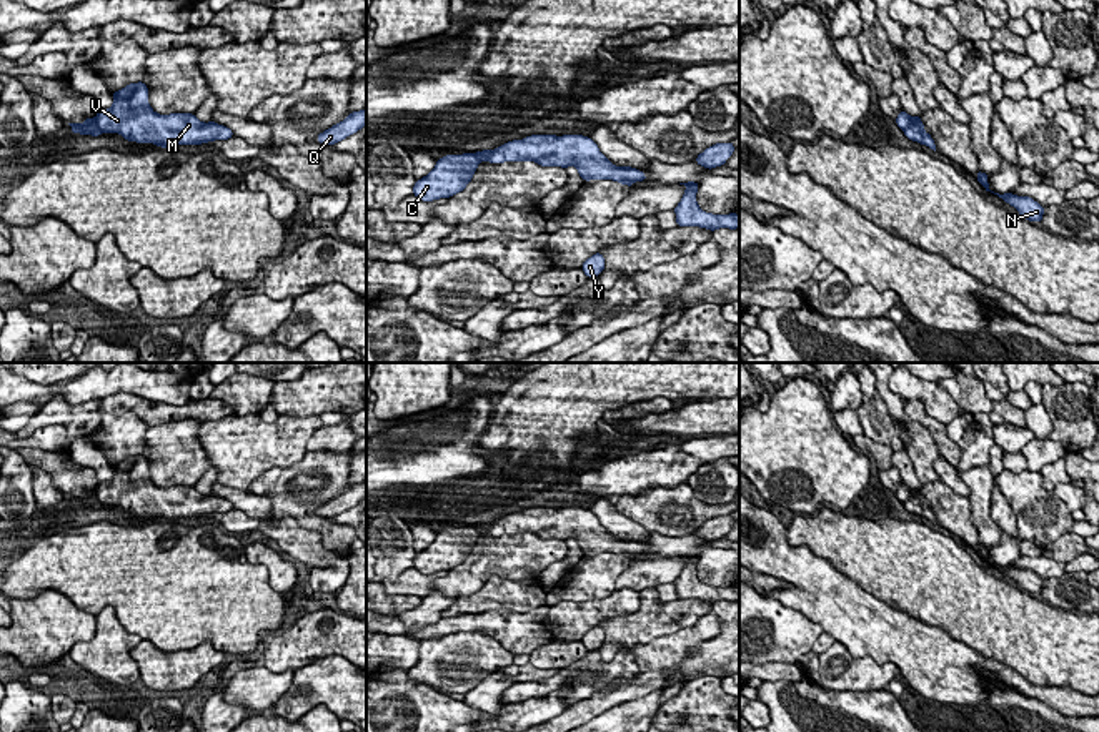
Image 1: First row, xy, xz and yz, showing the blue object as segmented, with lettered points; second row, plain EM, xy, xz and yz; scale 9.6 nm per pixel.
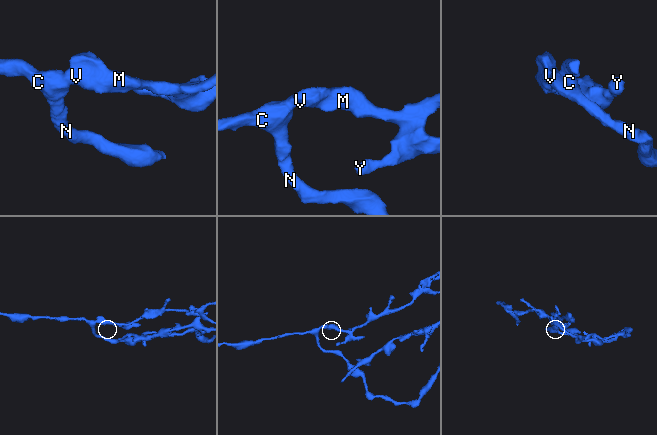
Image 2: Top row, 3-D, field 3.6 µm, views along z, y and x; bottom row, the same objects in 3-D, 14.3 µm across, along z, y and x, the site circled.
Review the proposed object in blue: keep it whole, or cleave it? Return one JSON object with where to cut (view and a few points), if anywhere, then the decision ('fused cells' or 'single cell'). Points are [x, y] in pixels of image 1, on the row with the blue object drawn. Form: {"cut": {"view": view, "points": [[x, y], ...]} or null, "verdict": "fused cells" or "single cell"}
{"cut": {"view": "xy", "points": [[95, 117], [95, 123], [102, 132]]}, "verdict": "fused cells"}

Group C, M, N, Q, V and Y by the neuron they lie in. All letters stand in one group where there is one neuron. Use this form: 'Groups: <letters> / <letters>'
Groups: C N / M Q V Y

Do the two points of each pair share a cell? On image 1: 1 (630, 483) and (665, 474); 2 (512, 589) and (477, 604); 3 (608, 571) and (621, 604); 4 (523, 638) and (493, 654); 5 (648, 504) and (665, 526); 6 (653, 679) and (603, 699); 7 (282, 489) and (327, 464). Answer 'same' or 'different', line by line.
1: same
2: same
3: different
4: different
5: same
6: same
7: same

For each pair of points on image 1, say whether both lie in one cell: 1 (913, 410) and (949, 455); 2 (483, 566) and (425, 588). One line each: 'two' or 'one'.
1: one
2: two

